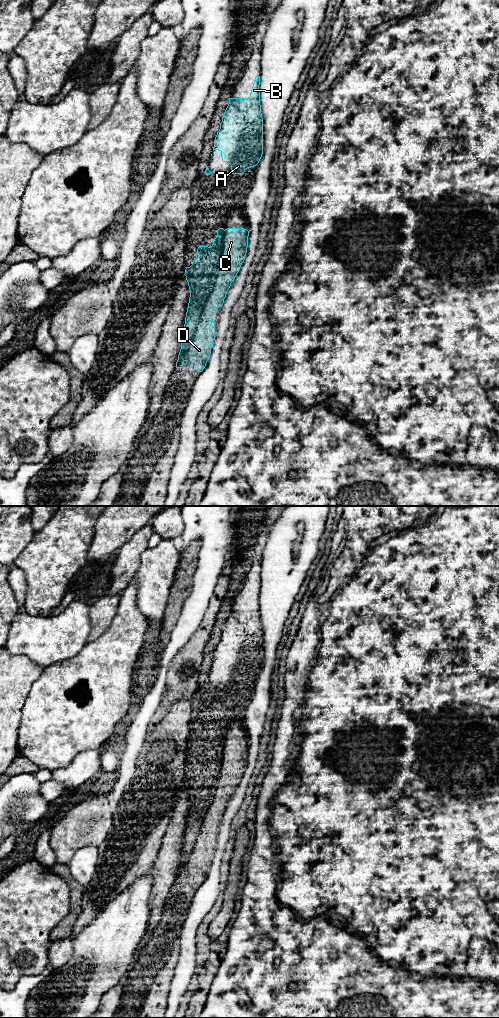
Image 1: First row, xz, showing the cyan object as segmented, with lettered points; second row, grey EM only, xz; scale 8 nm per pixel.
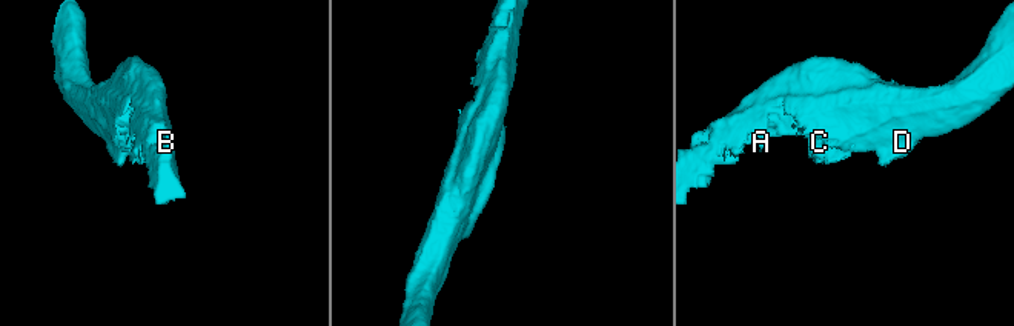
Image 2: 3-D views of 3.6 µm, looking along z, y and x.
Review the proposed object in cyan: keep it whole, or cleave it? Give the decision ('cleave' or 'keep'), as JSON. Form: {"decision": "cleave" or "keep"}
{"decision": "cleave"}

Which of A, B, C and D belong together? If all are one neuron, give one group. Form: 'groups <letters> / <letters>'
groups A B D / C

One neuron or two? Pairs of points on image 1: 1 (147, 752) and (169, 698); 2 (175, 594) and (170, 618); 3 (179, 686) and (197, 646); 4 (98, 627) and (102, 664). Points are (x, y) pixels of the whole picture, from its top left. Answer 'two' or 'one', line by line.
1: two
2: one
3: one
4: two

